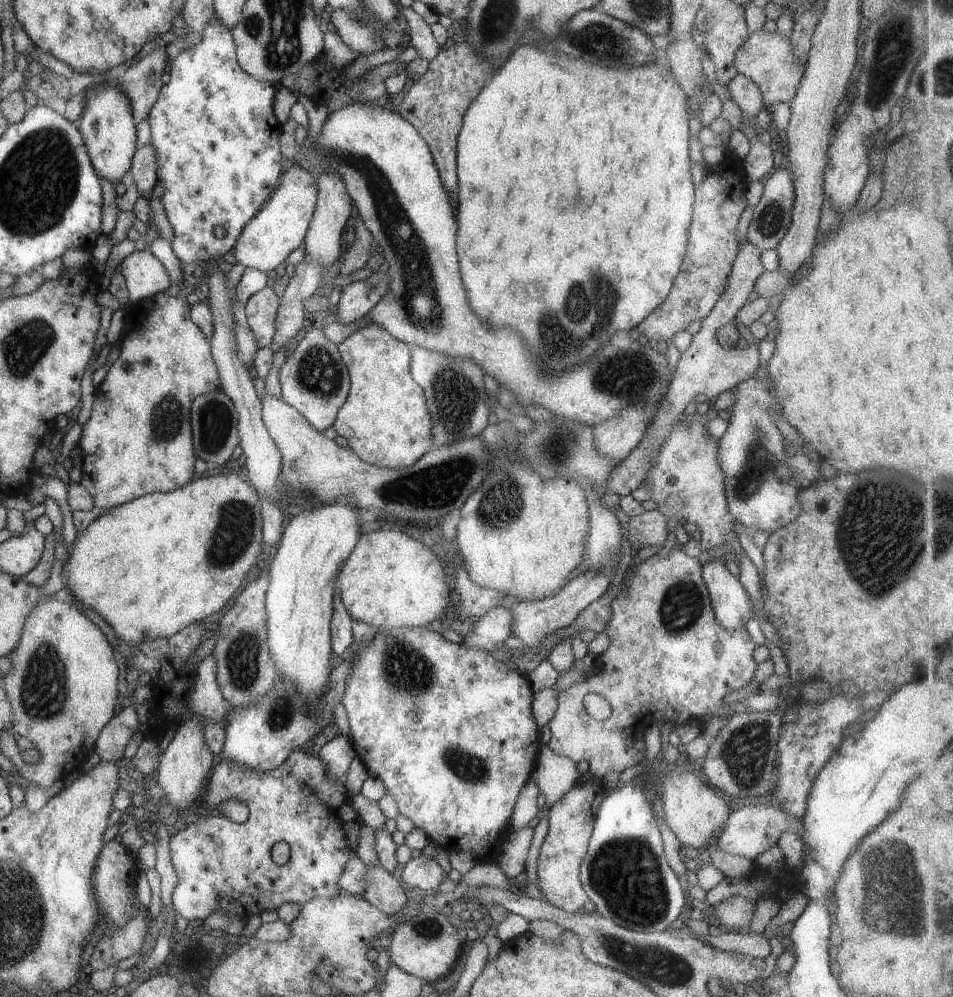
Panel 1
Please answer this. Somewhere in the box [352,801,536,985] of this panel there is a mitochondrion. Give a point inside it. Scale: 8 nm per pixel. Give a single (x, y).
(428, 928)

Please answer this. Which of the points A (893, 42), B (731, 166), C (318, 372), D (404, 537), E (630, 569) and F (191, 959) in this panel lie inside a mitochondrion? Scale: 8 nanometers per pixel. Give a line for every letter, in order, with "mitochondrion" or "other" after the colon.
A: mitochondrion
B: other
C: mitochondrion
D: other
E: other
F: other

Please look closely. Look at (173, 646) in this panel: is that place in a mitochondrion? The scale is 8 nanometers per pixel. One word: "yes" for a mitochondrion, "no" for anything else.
no

